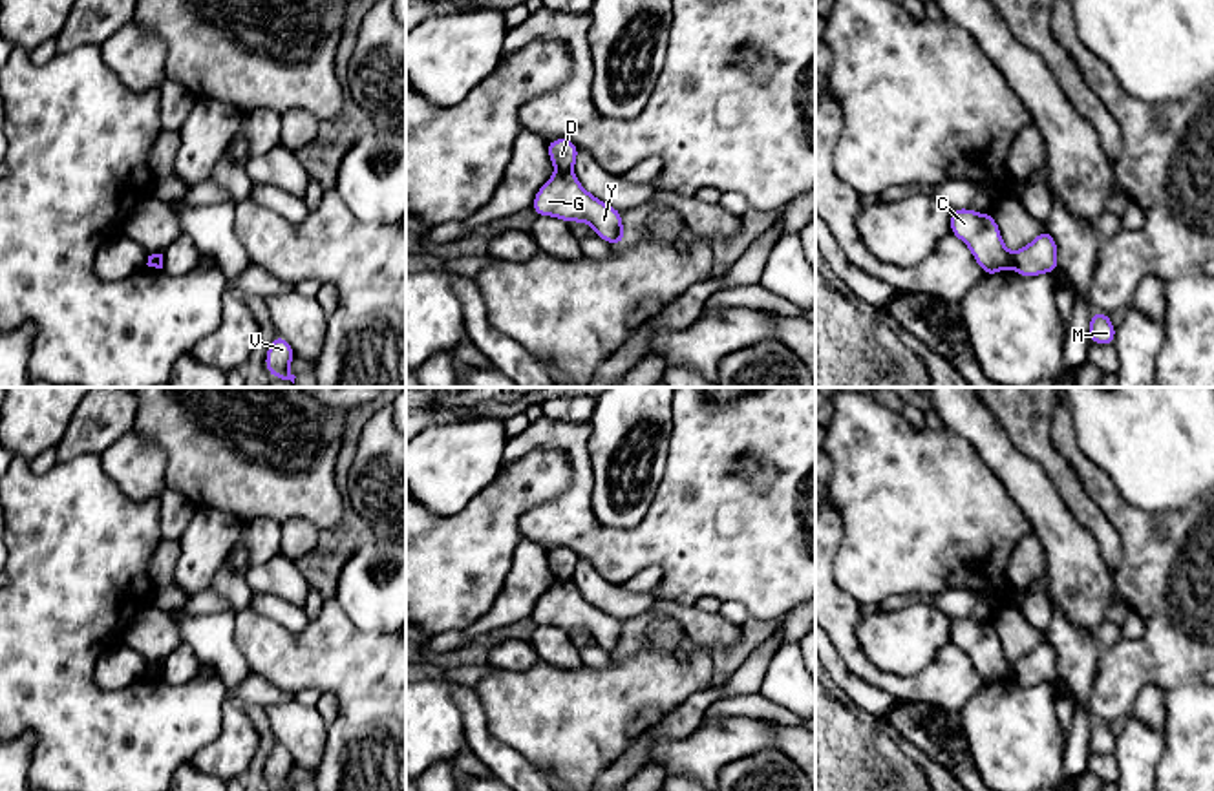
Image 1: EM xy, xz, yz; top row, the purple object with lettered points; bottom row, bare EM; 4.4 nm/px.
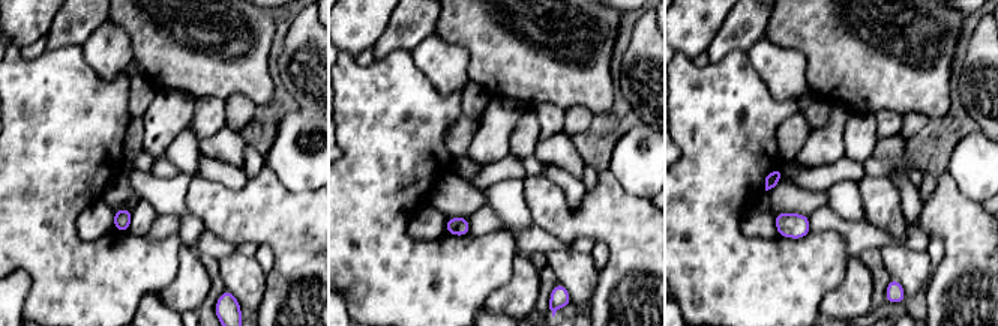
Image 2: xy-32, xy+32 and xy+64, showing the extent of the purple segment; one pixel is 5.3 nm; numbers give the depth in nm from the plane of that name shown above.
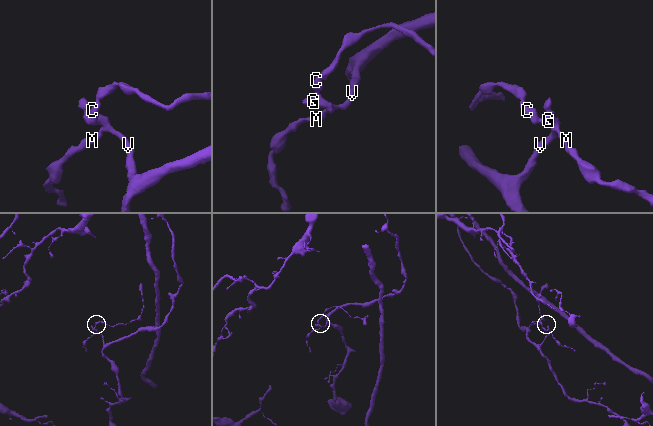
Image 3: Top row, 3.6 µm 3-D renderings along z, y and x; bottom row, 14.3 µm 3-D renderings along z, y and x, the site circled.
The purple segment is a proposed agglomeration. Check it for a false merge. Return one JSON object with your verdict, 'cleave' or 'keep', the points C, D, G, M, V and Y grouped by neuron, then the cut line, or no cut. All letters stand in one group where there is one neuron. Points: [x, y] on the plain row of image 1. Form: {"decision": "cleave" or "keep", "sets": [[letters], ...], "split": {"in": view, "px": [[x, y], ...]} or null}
{"decision": "cleave", "sets": [["C", "D"], ["G", "M", "V", "Y"]], "split": {"in": "xz", "px": [[558, 580], [571, 581]]}}

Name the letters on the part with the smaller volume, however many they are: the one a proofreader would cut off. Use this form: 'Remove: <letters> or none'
Remove: C, D

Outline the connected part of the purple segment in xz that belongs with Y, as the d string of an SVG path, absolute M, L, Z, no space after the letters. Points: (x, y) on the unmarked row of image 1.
M558 581L536 603L530 616L536 625L552 625L567 632L585 630L596 645L618 656L627 643L622 638L622 619L591 605L572 581Z

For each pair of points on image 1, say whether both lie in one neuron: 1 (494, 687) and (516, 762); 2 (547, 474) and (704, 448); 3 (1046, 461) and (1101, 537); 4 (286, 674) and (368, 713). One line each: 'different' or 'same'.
1: different
2: different
3: same
4: same

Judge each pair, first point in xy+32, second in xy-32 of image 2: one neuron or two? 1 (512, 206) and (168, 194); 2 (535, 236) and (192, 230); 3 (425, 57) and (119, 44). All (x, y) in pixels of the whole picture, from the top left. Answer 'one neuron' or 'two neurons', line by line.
1: one neuron
2: two neurons
3: one neuron

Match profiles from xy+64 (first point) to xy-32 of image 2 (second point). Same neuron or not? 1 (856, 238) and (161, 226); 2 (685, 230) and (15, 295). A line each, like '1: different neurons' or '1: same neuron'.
1: different neurons
2: different neurons

